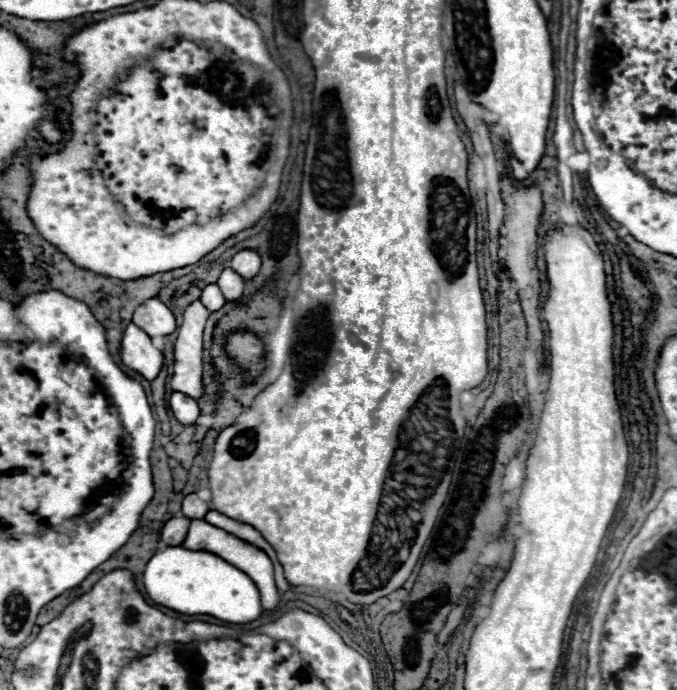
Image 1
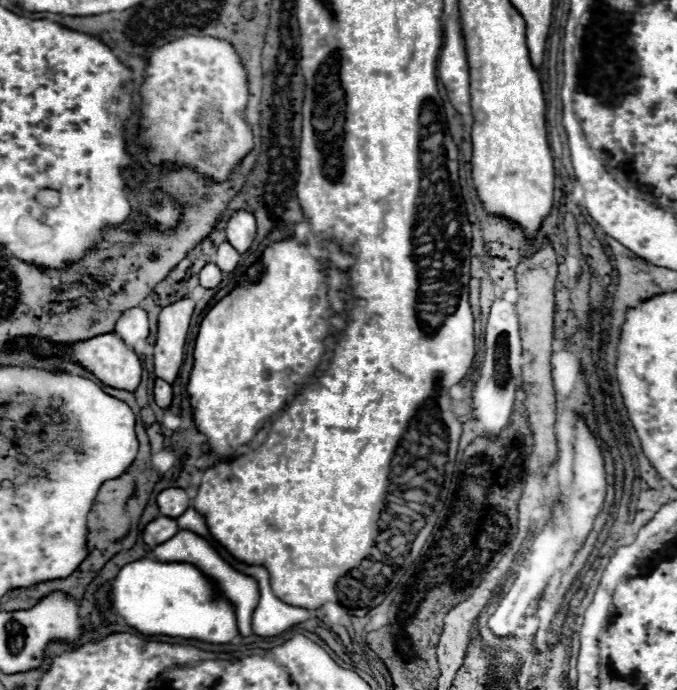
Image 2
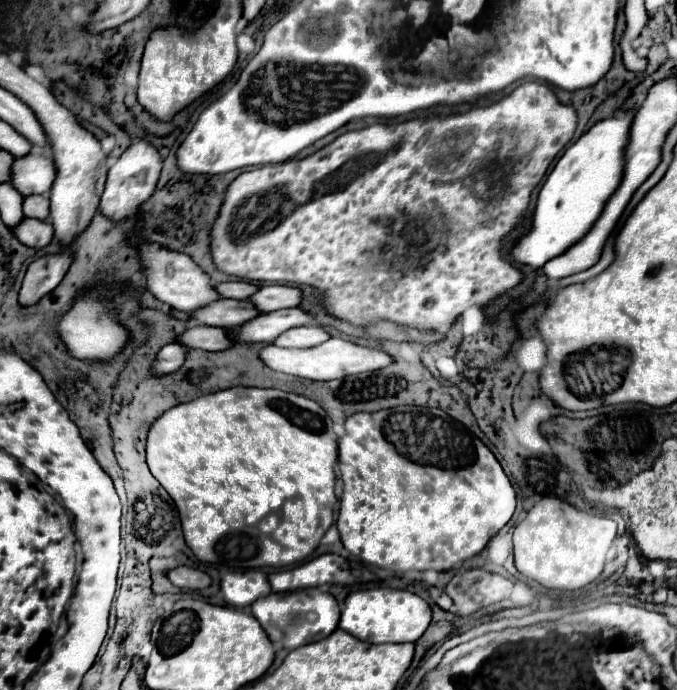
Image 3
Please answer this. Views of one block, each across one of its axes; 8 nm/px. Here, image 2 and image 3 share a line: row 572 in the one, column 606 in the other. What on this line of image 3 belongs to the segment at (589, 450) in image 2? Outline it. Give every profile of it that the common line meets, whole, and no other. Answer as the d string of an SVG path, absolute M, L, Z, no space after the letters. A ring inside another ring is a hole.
M542 498L514 528L514 562L520 574L546 588L578 590L600 576L614 536L614 520L578 510L560 498Z

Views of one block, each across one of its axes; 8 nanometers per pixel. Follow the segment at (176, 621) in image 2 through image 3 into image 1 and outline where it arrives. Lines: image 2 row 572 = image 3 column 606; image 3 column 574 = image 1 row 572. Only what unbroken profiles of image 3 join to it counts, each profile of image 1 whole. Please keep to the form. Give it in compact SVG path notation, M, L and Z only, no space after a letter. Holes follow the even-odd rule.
M168 546L166 550L156 552L148 560L140 576L140 584L148 600L186 616L210 614L222 622L248 624L262 614L260 594L254 582L242 570L224 562L216 554L202 550L196 552L180 546Z

